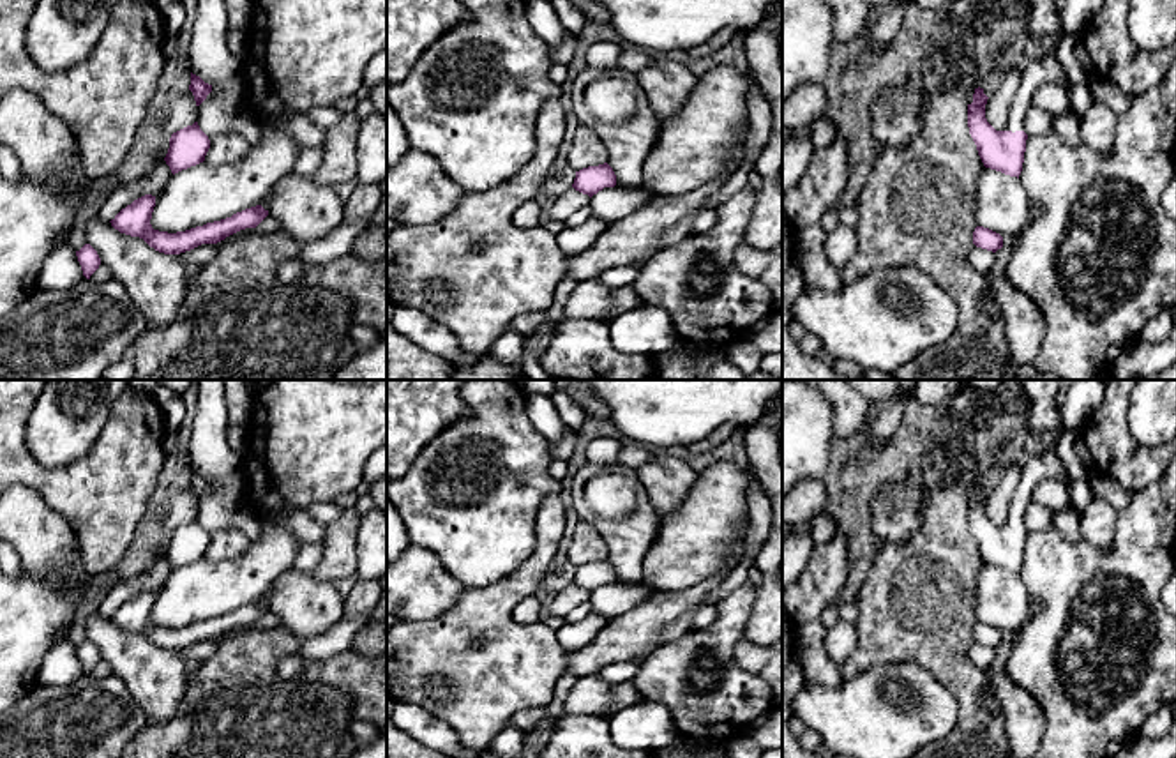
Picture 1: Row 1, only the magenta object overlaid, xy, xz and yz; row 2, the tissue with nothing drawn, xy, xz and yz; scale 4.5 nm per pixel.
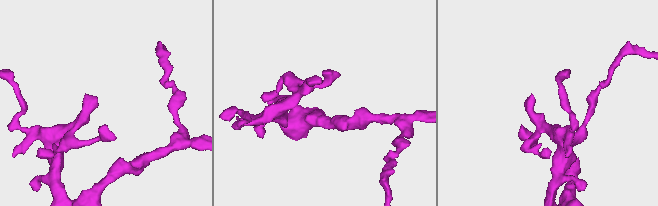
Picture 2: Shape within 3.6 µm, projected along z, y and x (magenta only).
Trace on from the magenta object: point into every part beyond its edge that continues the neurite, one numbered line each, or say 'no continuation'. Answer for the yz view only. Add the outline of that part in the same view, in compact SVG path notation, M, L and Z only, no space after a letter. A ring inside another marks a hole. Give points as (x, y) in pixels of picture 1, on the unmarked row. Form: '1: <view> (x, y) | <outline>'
1: yz (1046, 465) | M1058 435L1044 440L1042 451L1033 456L1021 470L1019 486L1012 496L1005 527L1022 527L1024 512L1031 504L1035 486L1044 479L1067 482L1068 474L1065 463L1058 456Z

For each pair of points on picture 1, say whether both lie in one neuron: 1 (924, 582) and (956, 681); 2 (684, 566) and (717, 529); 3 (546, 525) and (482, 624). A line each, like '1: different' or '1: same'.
1: same
2: same
3: same

